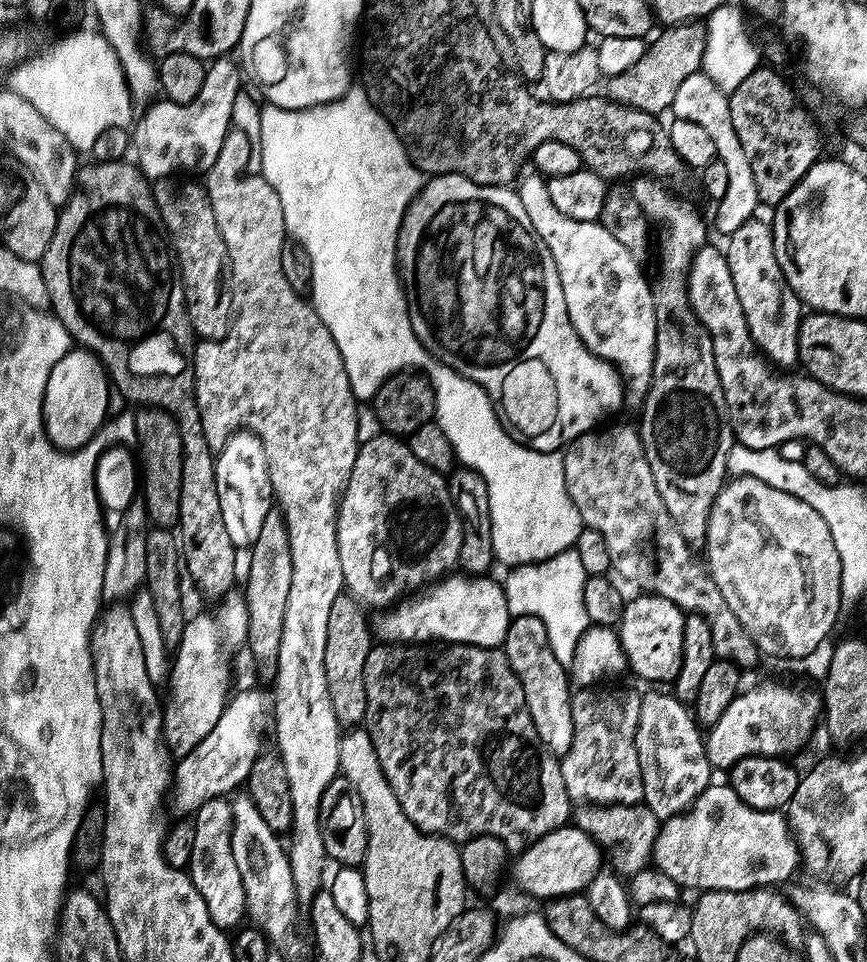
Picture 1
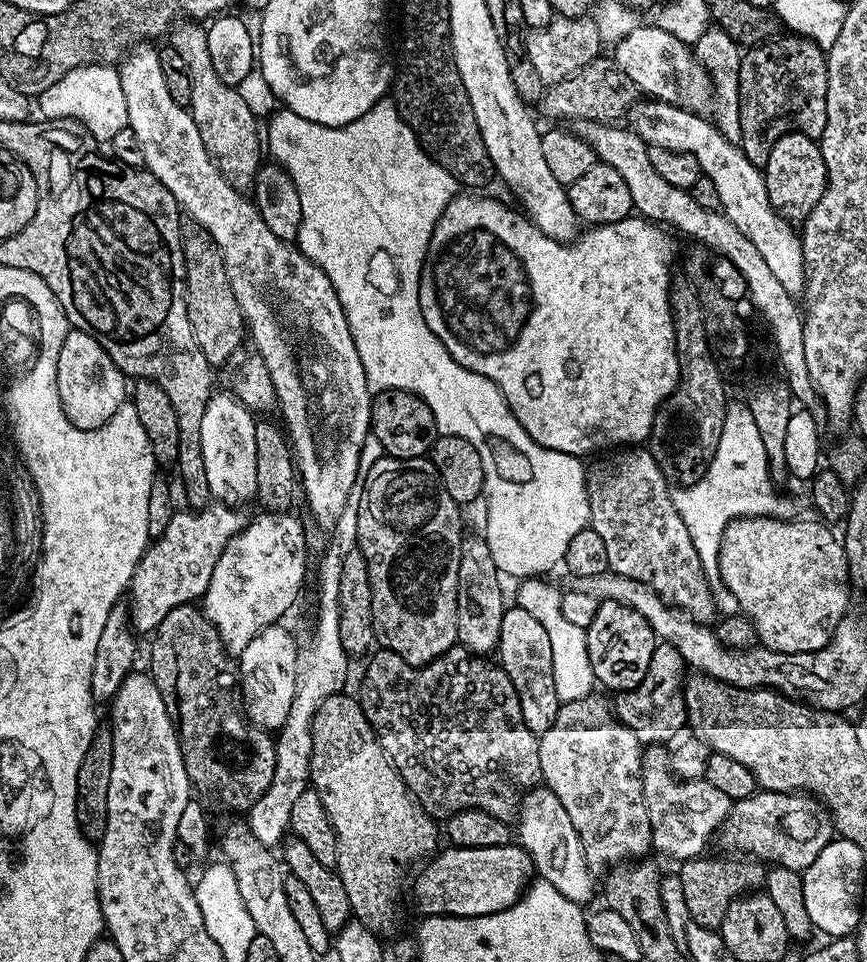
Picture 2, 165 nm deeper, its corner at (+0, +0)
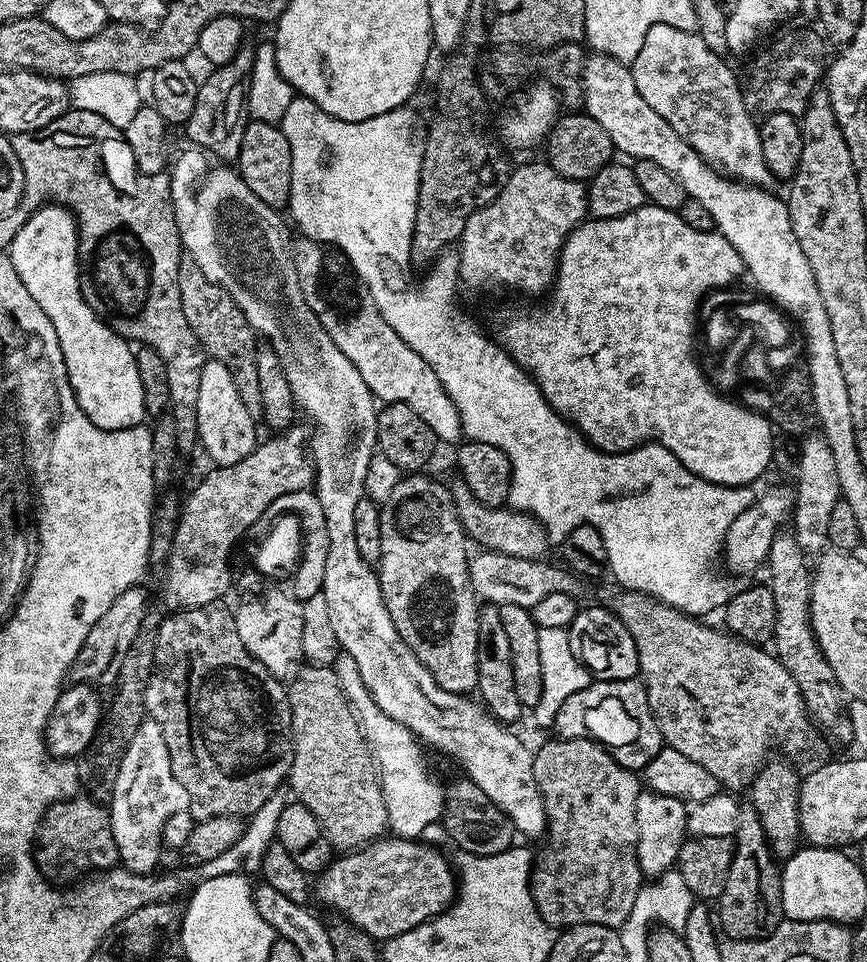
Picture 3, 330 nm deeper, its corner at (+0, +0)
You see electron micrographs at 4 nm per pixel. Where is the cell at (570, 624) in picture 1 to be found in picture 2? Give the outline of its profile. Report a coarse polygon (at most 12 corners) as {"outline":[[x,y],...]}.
{"outline":[[544,578],[519,585],[522,610],[550,637],[562,702],[593,695],[587,631]]}

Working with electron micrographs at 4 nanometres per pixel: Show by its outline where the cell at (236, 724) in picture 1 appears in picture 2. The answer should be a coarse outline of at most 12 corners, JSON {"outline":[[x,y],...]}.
{"outline":[[274,623],[238,653],[248,720],[279,730],[298,640]]}

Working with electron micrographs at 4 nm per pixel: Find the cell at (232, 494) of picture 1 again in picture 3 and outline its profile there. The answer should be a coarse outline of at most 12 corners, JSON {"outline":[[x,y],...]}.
{"outline":[[209,359],[198,385],[199,447],[216,466],[242,462],[257,421],[234,378]]}

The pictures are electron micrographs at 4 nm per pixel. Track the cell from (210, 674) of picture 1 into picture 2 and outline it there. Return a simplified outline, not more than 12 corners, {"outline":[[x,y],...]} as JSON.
{"outline":[[259,513],[210,574],[202,609],[232,654],[296,604],[304,524]]}

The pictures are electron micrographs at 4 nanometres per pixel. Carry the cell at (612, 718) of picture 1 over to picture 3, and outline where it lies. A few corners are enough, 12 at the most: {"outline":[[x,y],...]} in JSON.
{"outline":[[603,744],[532,765],[548,849],[532,897],[553,929],[619,930],[642,885],[642,780]]}

